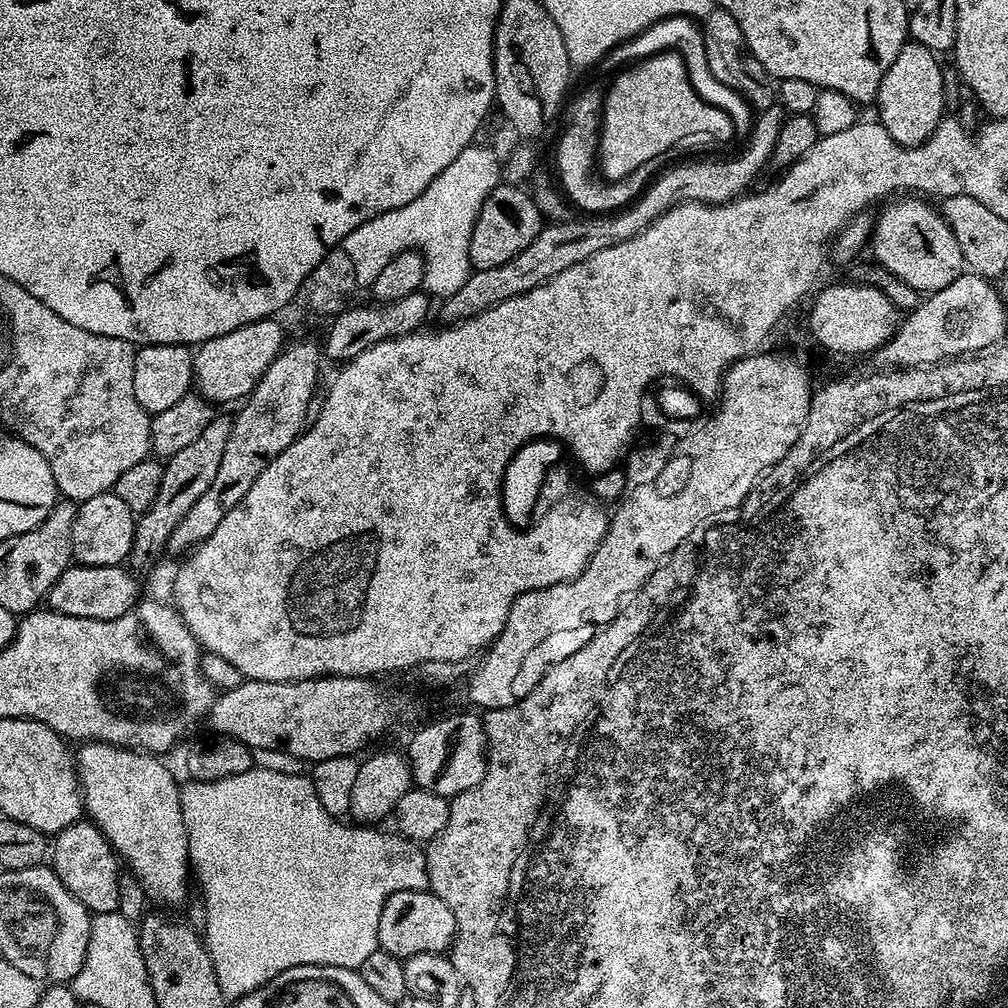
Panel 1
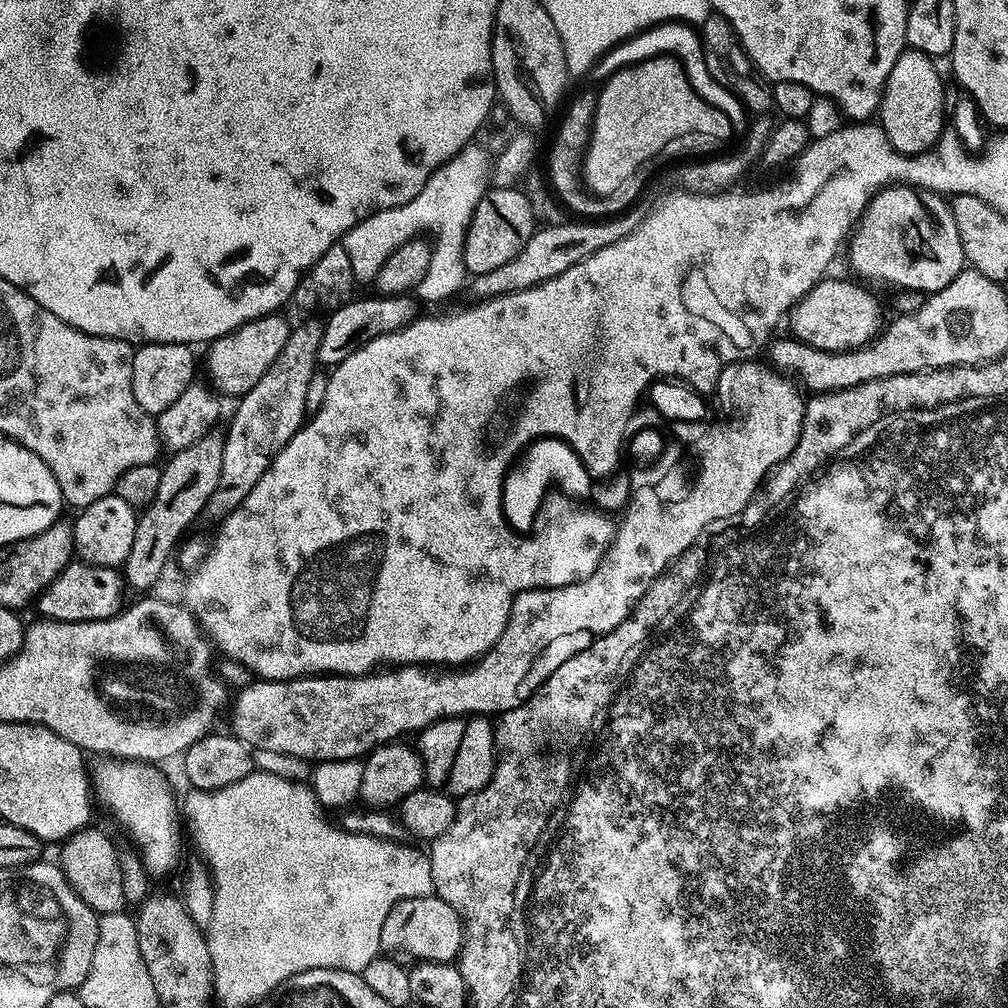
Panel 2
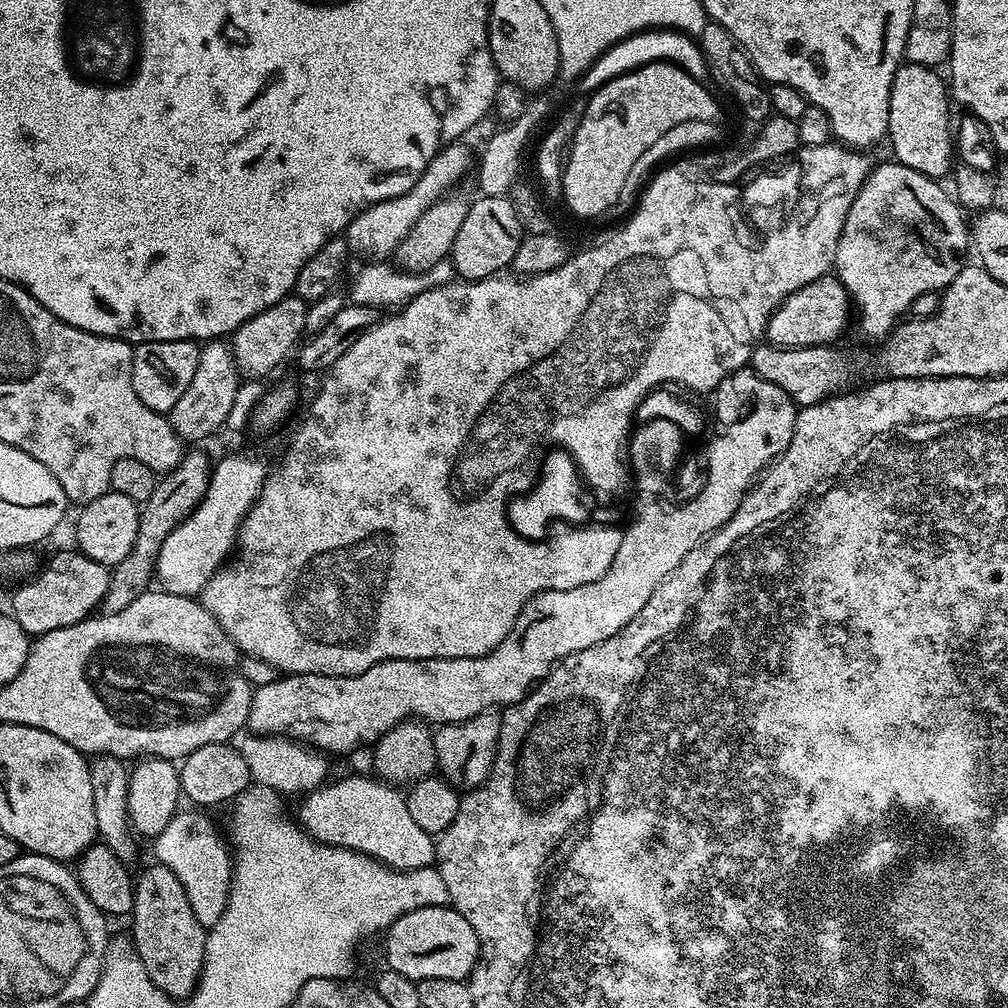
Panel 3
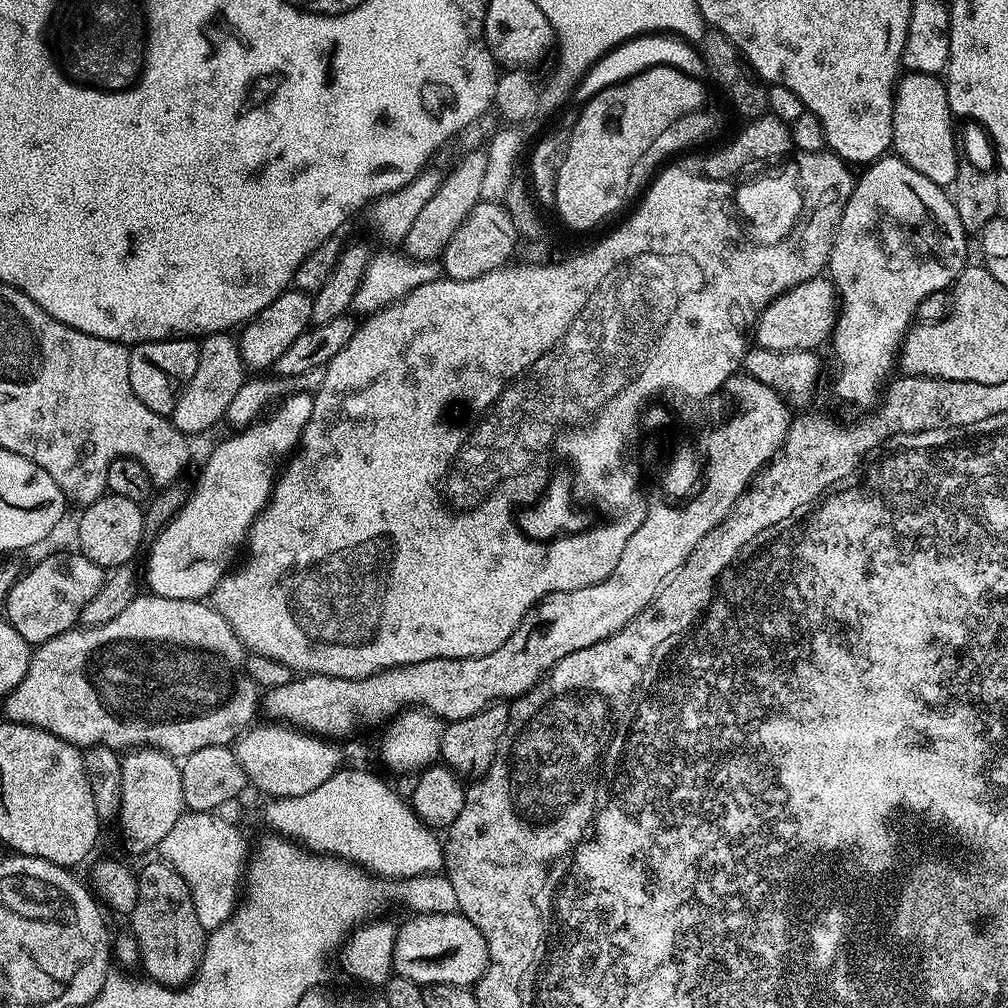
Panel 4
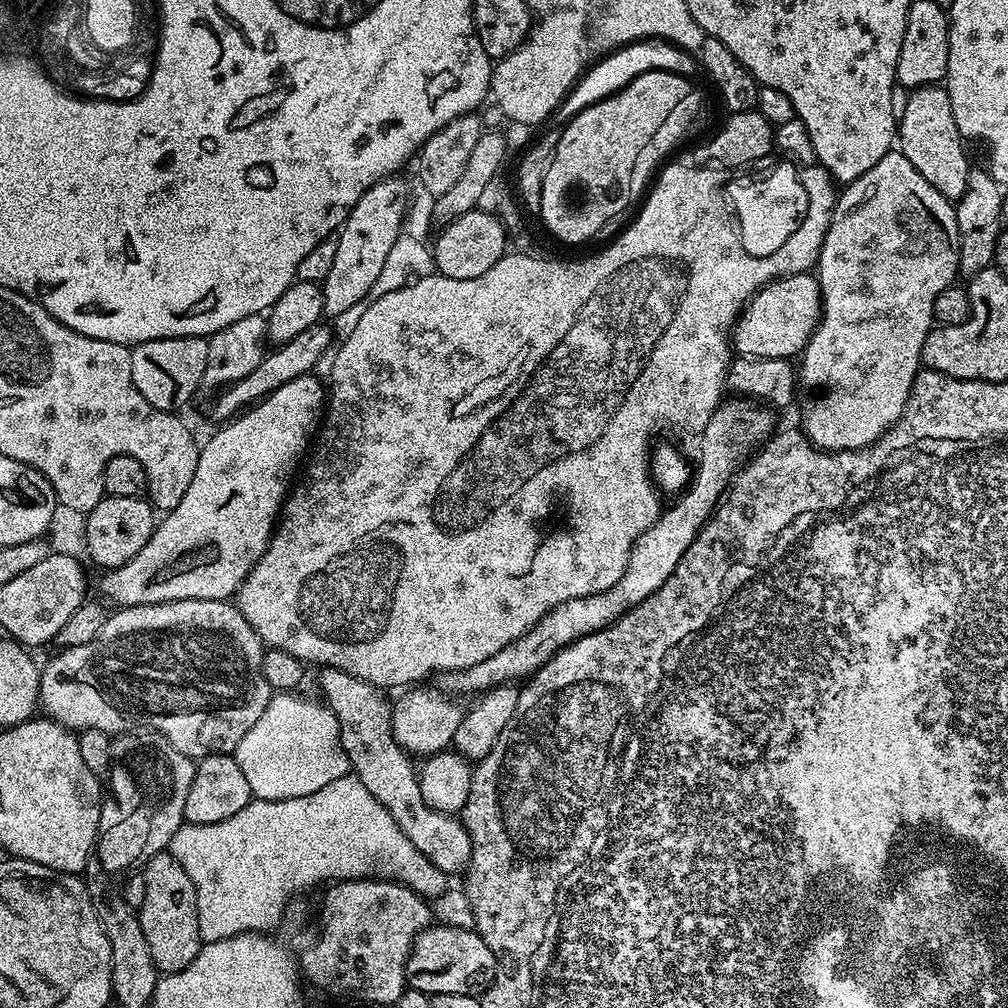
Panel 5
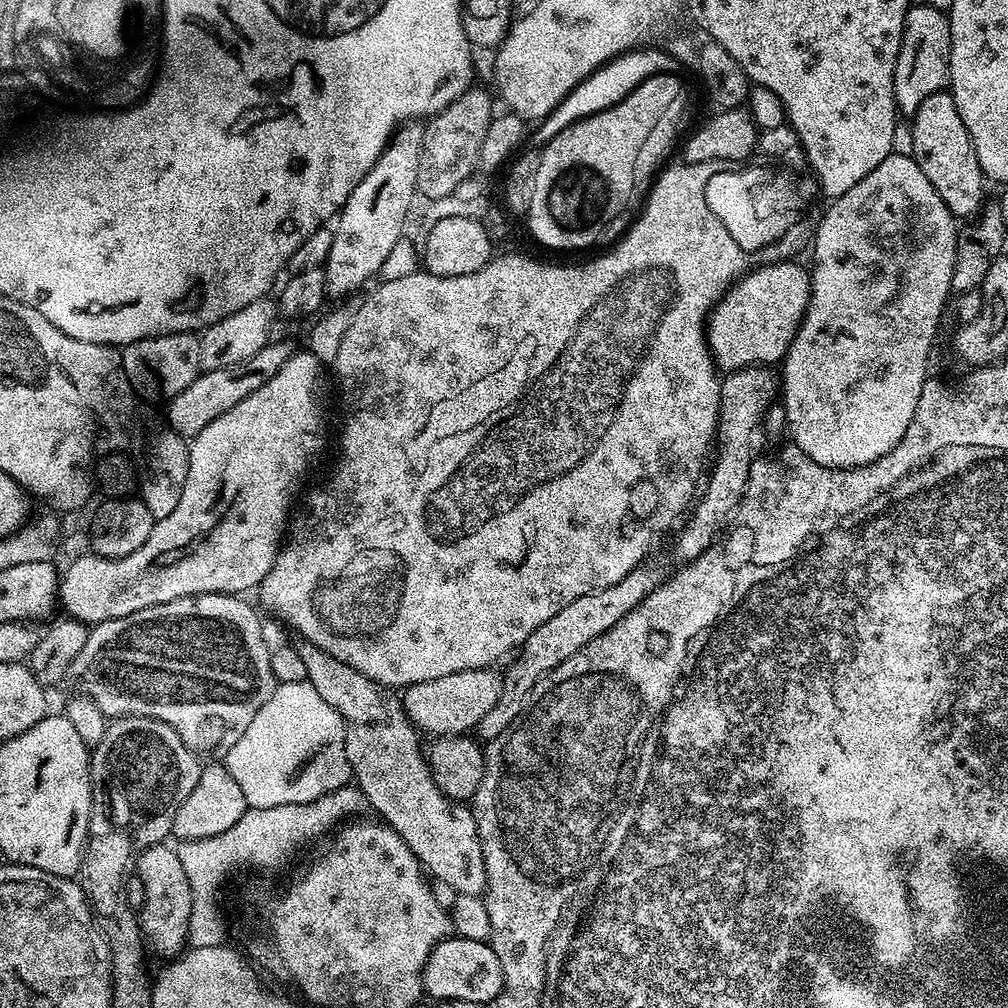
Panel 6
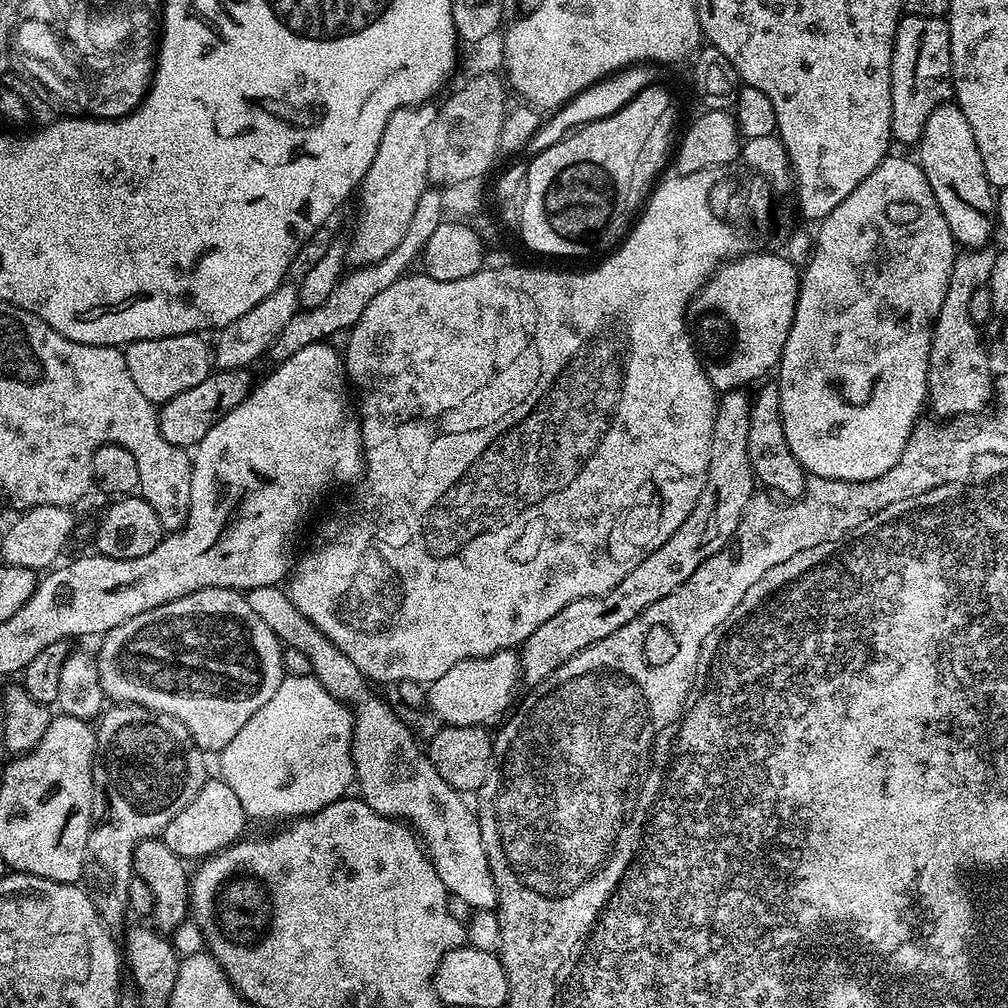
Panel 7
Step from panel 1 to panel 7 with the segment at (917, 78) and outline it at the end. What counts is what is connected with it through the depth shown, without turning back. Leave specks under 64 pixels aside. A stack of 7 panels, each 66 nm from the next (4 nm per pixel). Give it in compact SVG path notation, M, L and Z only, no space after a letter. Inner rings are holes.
M955 102L940 104L926 118L922 138L918 145L918 163L934 190L934 198L950 226L957 245L965 249L982 248L989 243L994 232L994 189L986 178L982 154L974 142L970 122Z

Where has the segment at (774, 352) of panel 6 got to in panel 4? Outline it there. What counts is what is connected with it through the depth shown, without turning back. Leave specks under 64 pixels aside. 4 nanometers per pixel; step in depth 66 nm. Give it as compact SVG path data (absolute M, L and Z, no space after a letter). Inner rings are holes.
M819 275L813 280L795 284L782 295L768 301L760 319L754 325L754 340L761 348L779 352L806 352L819 349L819 344L829 339L836 326L838 300L831 279Z

